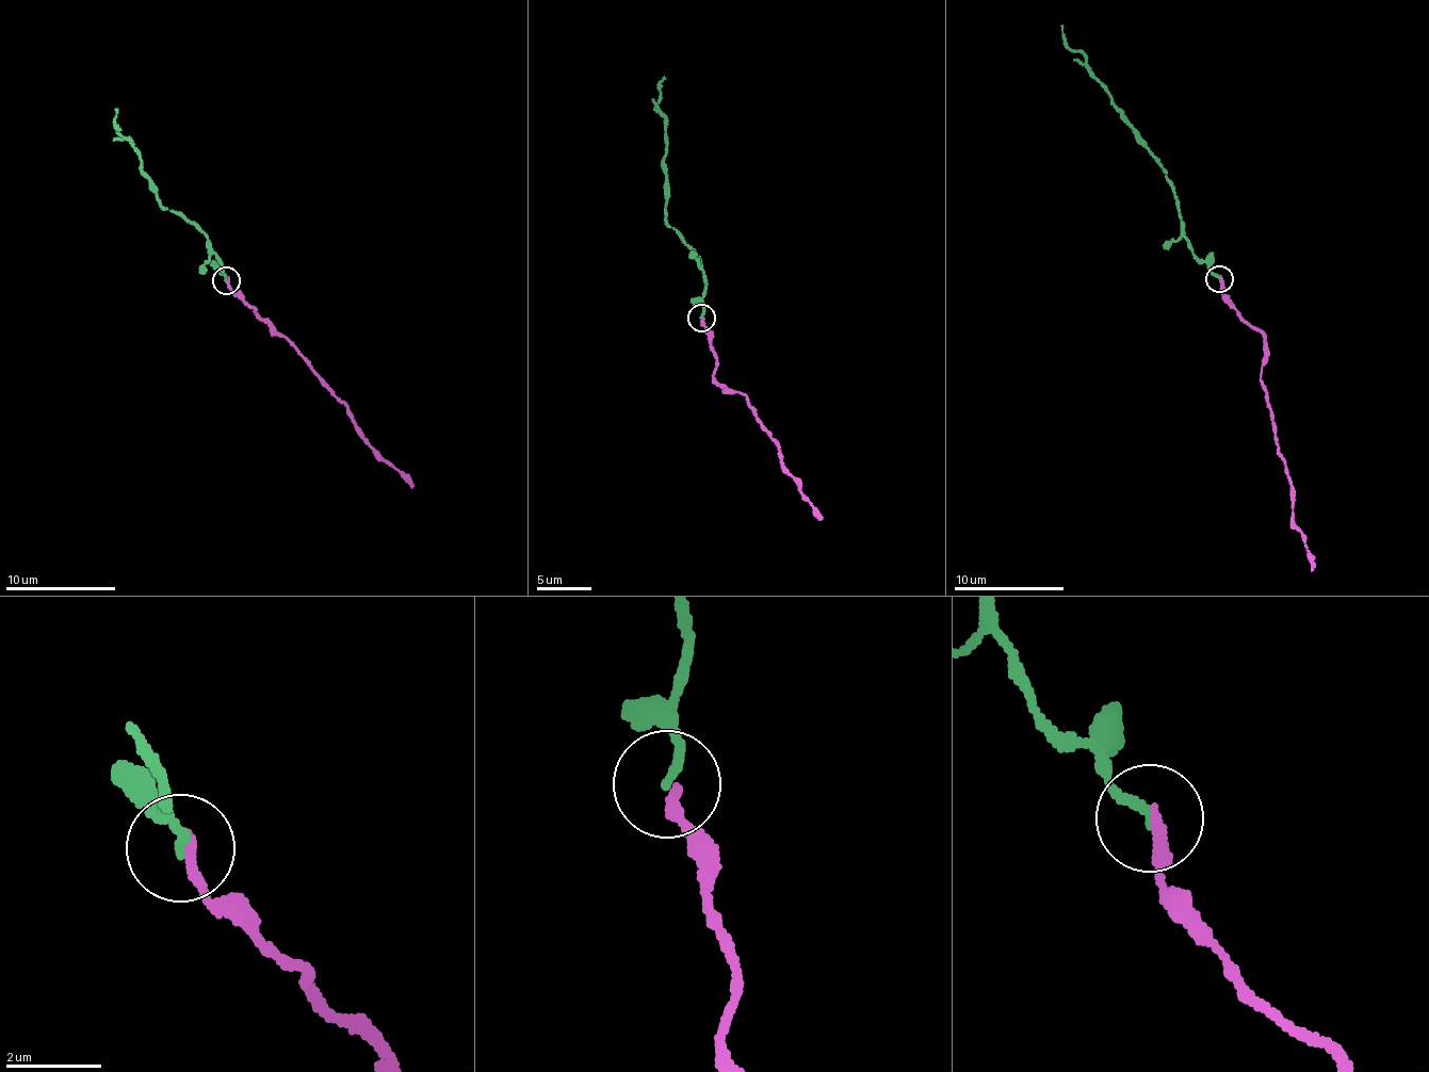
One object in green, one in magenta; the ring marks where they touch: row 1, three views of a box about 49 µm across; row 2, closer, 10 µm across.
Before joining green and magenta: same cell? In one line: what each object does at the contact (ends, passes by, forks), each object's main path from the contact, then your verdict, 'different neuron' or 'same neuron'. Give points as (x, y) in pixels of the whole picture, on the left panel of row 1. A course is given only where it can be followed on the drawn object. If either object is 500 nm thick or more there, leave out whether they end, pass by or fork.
green ends; magenta ends; course green (225, 281), (210, 240), (158, 198), (155, 183), (143, 169), (140, 153), (116, 126), (115, 110); course magenta (228, 280), (228, 288), (294, 347), (330, 394), (345, 405), (358, 436), (411, 488); same neuron

